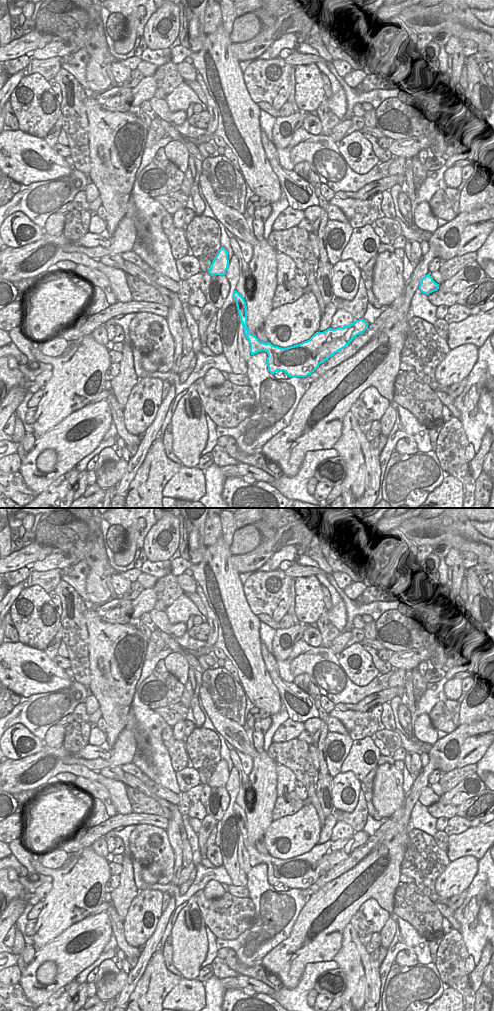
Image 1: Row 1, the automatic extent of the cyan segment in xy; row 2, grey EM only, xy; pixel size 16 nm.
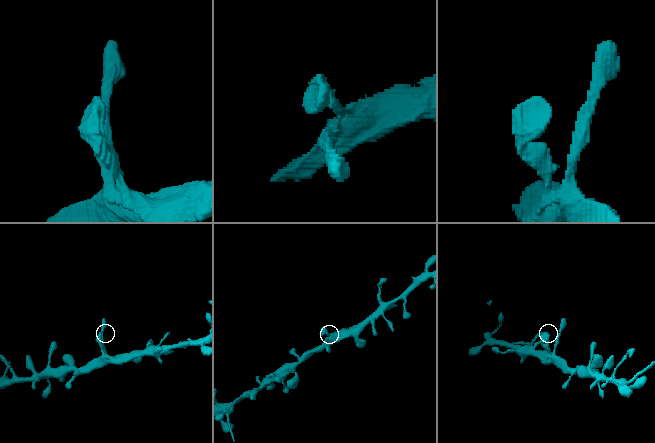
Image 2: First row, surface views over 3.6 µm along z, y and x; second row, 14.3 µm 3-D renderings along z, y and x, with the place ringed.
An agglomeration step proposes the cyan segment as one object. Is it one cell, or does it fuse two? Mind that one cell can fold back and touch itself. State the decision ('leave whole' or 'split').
leave whole

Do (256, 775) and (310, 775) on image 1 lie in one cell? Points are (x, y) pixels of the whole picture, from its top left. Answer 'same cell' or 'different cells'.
different cells

